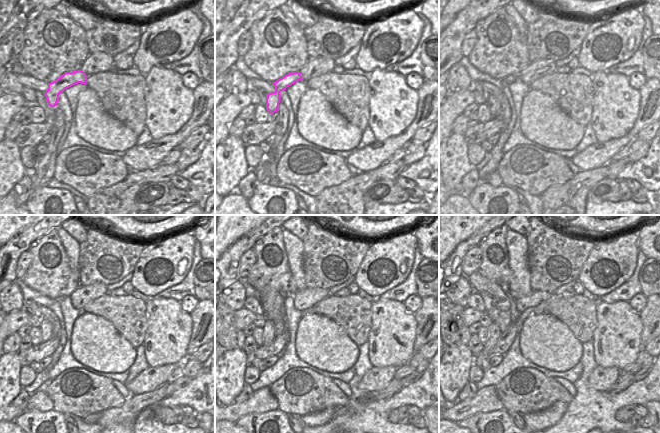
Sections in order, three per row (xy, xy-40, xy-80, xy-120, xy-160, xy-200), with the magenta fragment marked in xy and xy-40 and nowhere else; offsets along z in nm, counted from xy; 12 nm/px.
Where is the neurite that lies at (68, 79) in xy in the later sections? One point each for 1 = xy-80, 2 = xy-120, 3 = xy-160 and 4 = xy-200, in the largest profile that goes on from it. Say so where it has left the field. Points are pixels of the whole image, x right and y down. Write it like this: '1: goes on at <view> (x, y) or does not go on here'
1: goes on at xy-80 (493, 102)
2: goes on at xy-120 (45, 327)
3: goes on at xy-160 (268, 330)
4: goes on at xy-200 (494, 332)

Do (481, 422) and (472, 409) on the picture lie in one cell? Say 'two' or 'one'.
two

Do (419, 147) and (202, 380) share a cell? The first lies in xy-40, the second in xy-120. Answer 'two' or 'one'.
two

